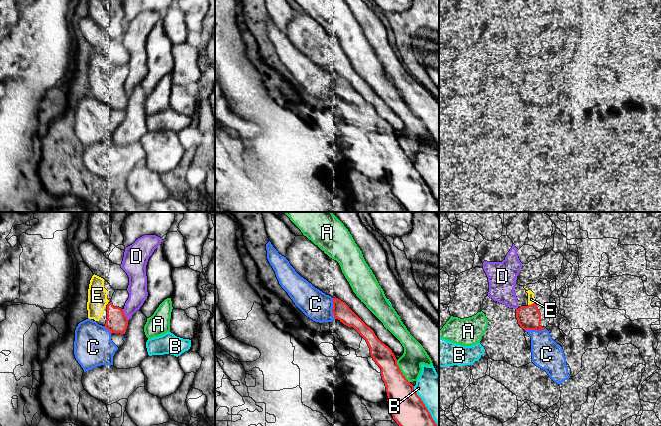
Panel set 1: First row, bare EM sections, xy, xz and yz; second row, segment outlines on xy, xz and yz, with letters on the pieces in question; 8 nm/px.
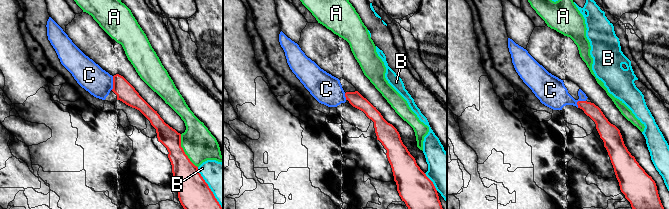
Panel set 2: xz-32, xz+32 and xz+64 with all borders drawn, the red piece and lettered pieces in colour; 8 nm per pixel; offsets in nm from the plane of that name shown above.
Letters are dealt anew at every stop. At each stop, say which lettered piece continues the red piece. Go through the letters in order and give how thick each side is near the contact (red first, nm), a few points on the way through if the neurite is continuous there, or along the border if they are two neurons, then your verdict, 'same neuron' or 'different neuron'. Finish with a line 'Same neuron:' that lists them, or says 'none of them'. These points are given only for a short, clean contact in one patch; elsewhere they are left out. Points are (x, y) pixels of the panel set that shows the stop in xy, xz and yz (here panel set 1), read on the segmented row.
A: calibres 240 and 180 nm; different neuron
B: calibres 260 and 280 nm; different neuron
C: calibres 140 and 240 nm; different neuron
D: calibres 170 and 160 nm; different neuron
E: calibres 190 and 60 nm; same neuron
Same neuron: E

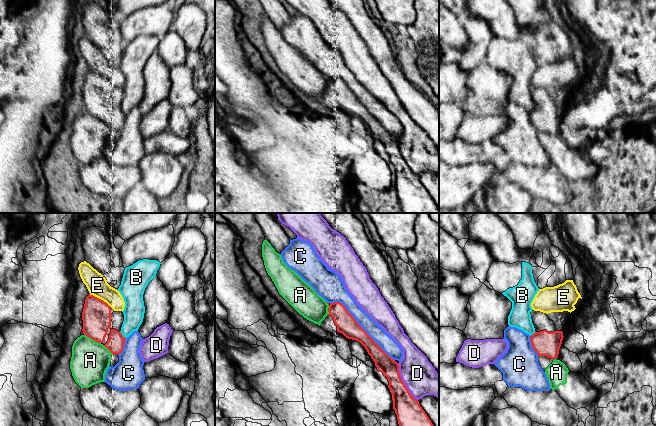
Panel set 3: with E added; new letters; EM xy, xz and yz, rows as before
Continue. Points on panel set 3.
A: calibres 240 and 300 nm; different neuron
B: calibres 140 and 170 nm; different neuron
C: calibres 160 and 120 nm; different neuron
D: calibres 200 and 280 nm; different neuron
E: calibres 240 and 170 nm; different neuron
Same neuron: none of them

